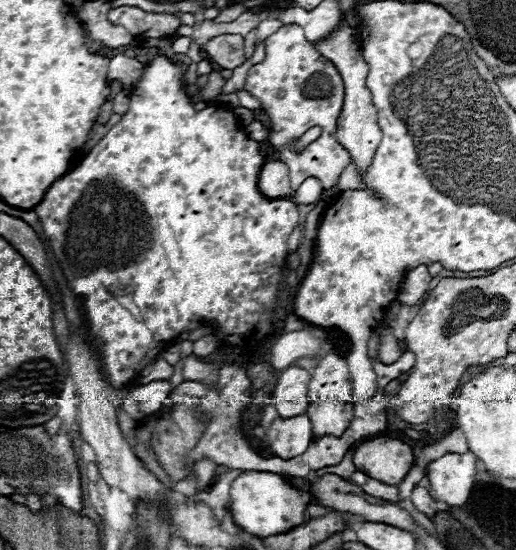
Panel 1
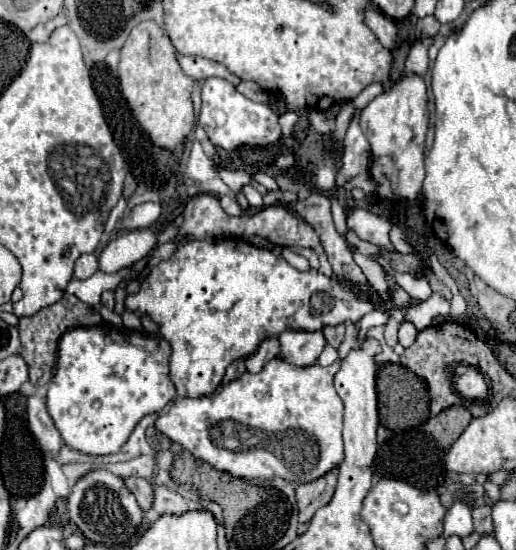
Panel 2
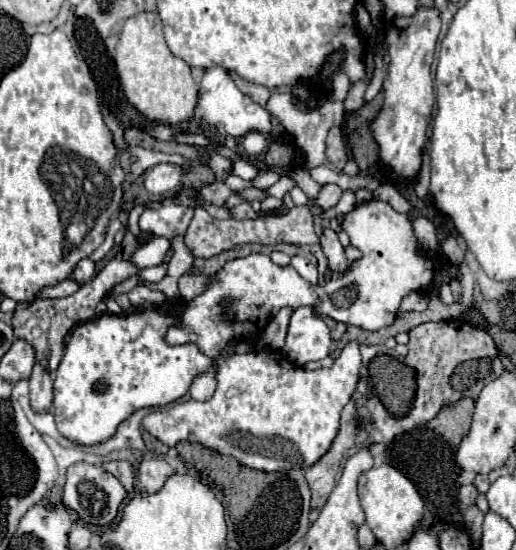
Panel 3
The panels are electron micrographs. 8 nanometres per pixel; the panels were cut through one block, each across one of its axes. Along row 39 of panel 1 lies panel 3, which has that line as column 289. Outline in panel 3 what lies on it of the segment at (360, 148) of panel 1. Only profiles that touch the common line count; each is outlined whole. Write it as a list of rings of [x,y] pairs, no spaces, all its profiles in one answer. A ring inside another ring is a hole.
[[[314,306],[294,310],[284,344],[284,354],[298,366],[330,356],[330,328]]]

